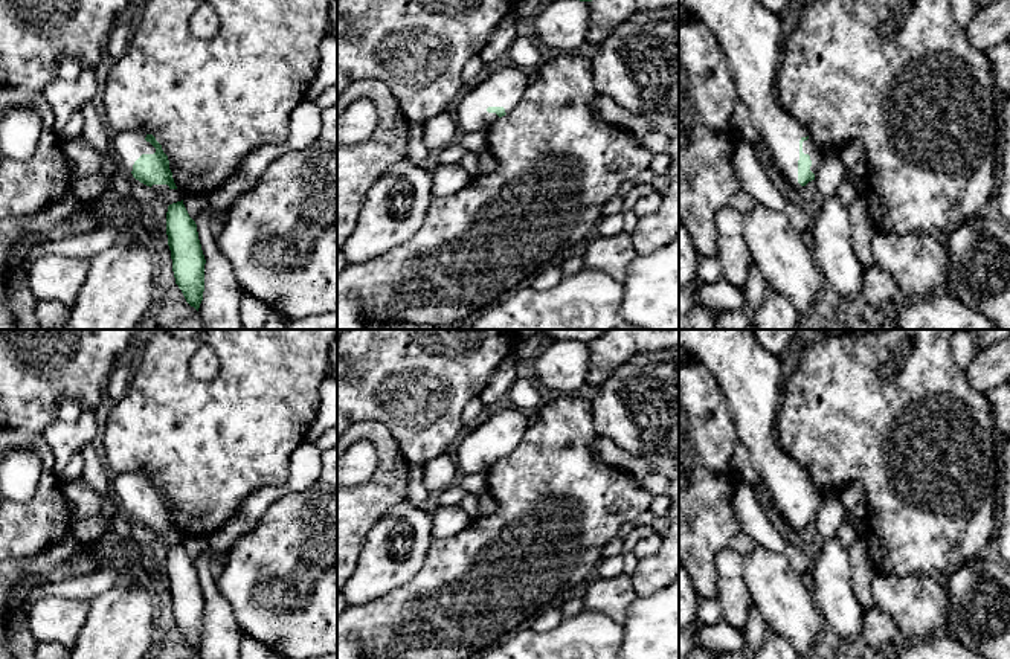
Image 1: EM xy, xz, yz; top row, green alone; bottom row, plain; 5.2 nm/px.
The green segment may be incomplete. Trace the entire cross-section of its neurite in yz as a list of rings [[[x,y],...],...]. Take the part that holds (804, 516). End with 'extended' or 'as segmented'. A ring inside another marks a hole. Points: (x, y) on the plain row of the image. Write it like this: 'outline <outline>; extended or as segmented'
outline [[[679,330],[679,346],[714,374],[728,400],[740,442],[751,452],[760,488],[769,505],[783,516],[793,532],[801,532],[815,522],[824,494],[774,436],[784,383],[780,358],[761,348],[752,330]]]; extended

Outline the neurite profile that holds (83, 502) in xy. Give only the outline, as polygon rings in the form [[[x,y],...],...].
[[[82,476],[70,484],[63,485],[63,493],[70,510],[67,535],[72,535],[73,526],[79,520],[108,520],[108,517],[104,514],[104,497],[93,491]]]

